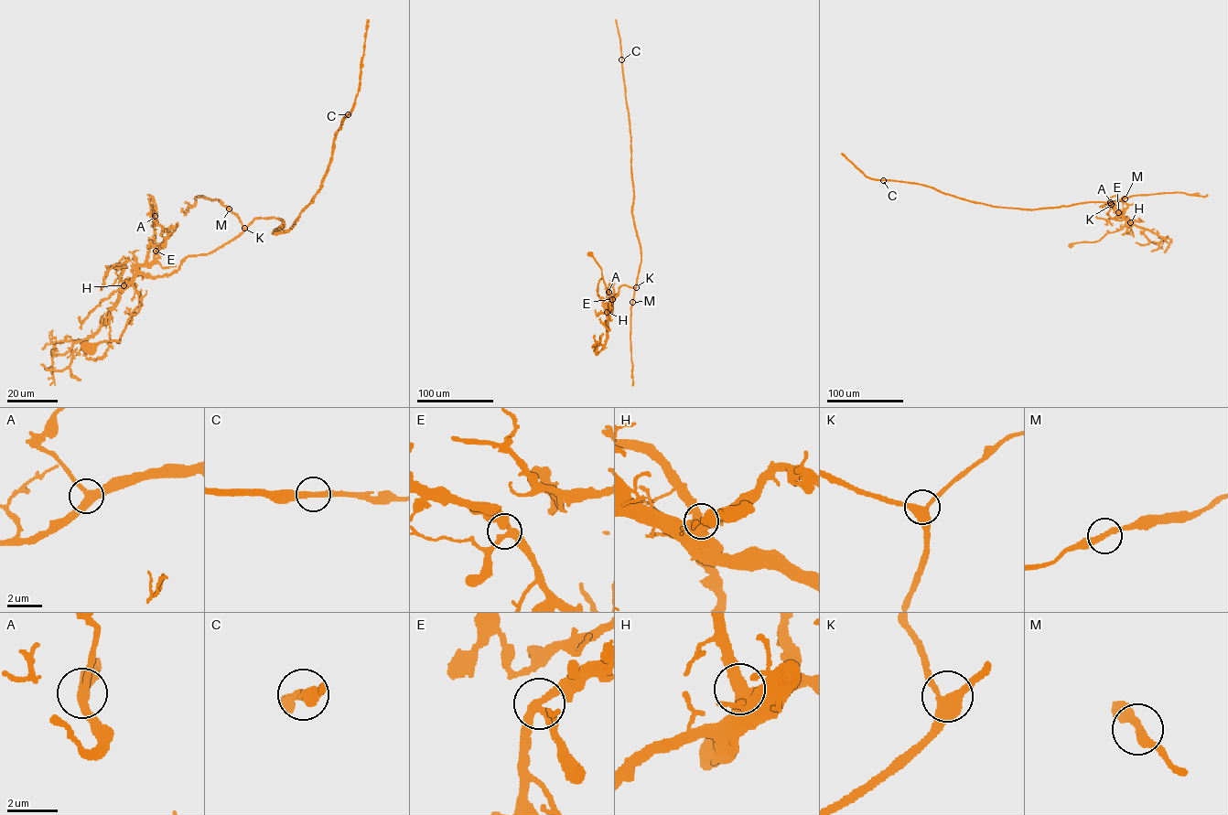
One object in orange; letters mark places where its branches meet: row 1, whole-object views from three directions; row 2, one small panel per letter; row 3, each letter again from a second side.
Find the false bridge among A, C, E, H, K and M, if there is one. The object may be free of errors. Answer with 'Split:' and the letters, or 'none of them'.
Split: none of them

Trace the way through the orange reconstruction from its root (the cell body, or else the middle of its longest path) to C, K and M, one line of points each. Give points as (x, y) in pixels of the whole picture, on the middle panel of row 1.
C: (590, 253), (601, 269), (608, 307), (620, 286), (636, 287), (641, 259), (631, 213), (630, 136), (621, 59)
K: (590, 253), (601, 269), (610, 298), (608, 307), (620, 286), (636, 287)
M: (590, 253), (601, 269), (610, 298), (608, 307), (622, 285), (635, 287), (632, 302)

